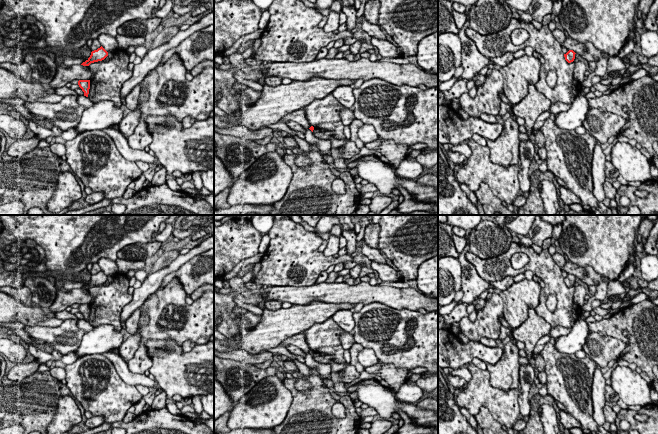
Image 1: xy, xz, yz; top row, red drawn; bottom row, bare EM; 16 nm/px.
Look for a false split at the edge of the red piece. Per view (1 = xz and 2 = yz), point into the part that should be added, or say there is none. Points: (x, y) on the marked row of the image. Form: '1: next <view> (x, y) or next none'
1: next none
2: next none

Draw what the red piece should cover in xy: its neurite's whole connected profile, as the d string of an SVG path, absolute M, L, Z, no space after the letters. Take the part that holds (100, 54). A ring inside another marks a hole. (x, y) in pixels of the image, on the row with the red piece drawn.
M101 46L97 50L91 52L90 57L81 65L89 66L91 63L104 60L108 56L108 52Z

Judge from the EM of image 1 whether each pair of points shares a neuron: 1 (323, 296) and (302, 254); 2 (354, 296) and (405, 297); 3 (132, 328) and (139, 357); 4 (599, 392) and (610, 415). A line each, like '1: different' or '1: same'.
1: different
2: same
3: different
4: different

